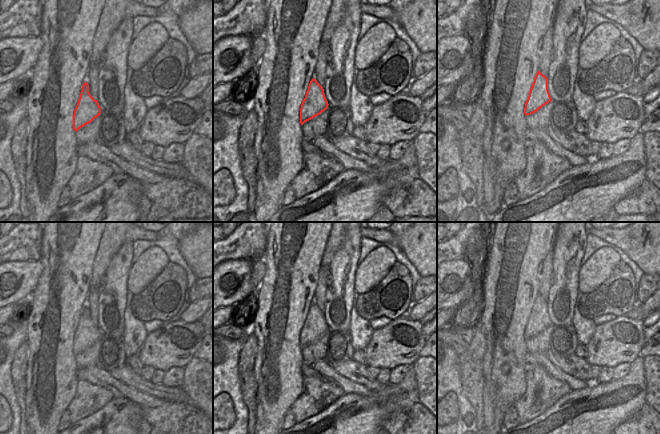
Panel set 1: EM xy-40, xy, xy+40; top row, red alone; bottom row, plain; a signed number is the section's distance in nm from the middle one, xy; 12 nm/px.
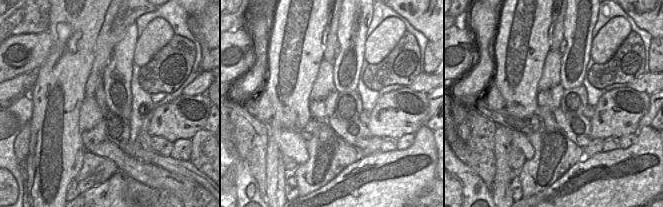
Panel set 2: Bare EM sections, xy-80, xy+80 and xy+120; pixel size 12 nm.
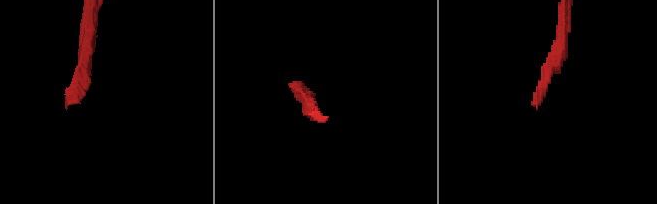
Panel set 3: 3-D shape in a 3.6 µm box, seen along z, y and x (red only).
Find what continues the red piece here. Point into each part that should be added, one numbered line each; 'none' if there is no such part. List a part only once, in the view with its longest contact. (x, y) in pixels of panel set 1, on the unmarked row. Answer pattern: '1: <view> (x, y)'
1: xy-40 (89, 357)

